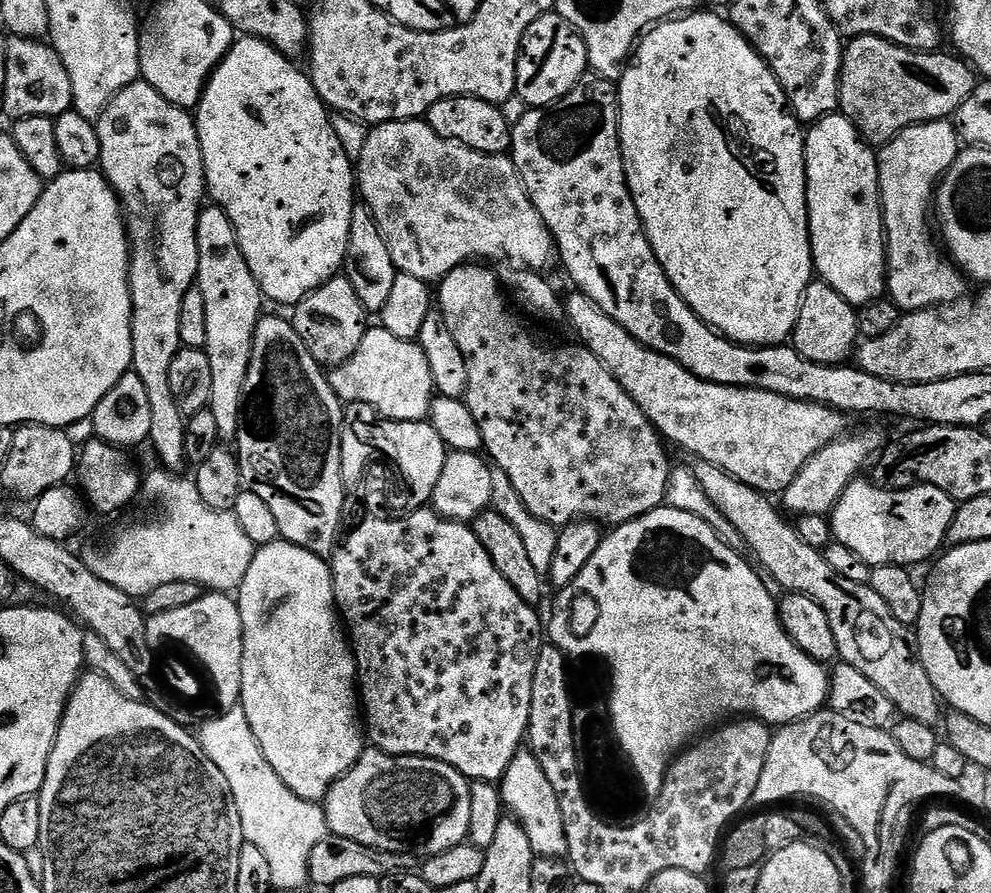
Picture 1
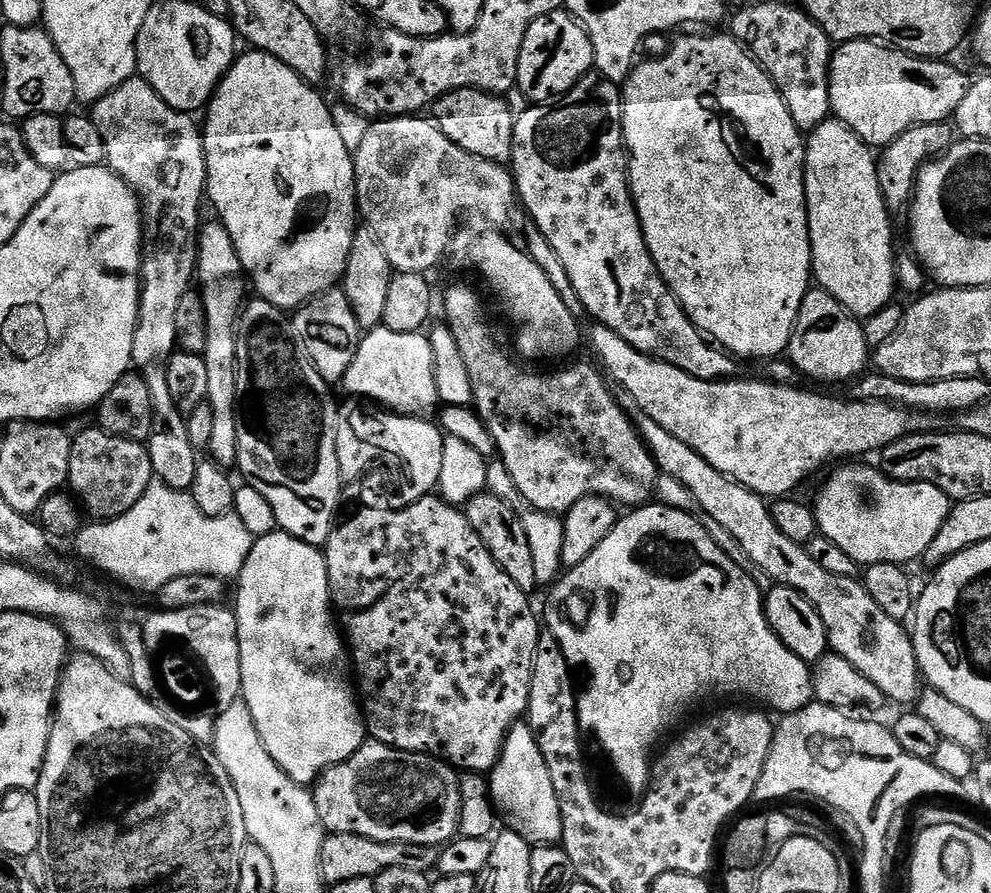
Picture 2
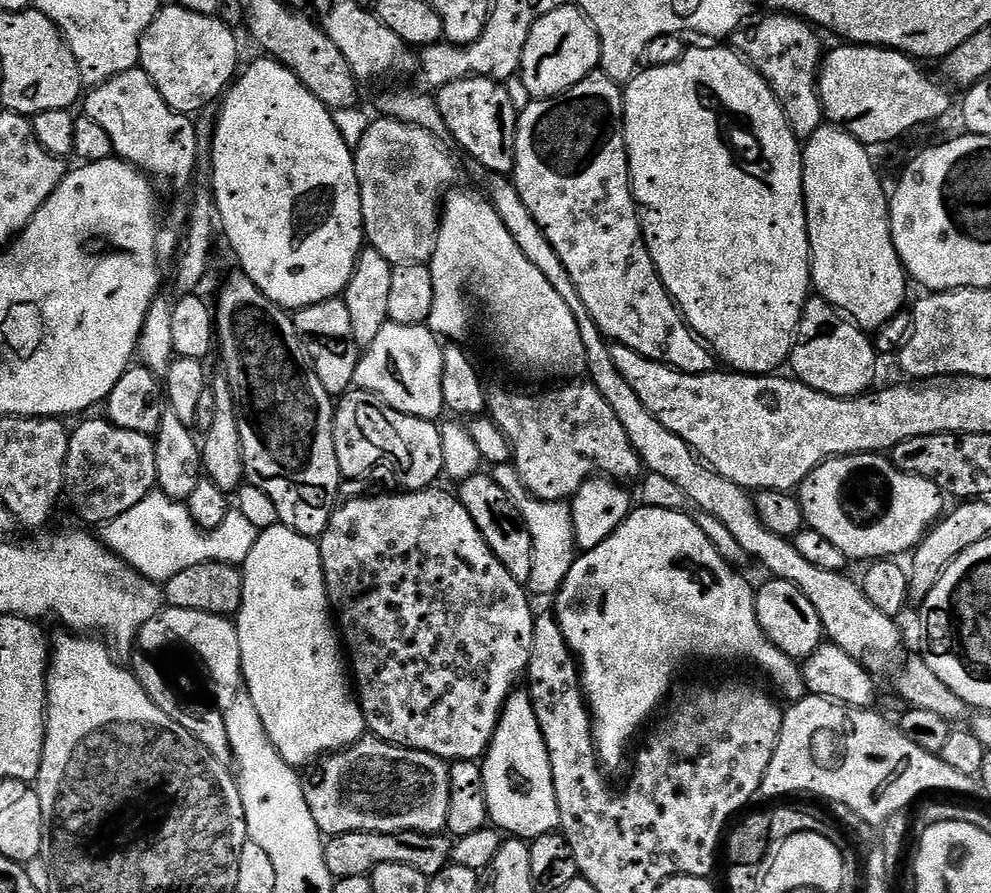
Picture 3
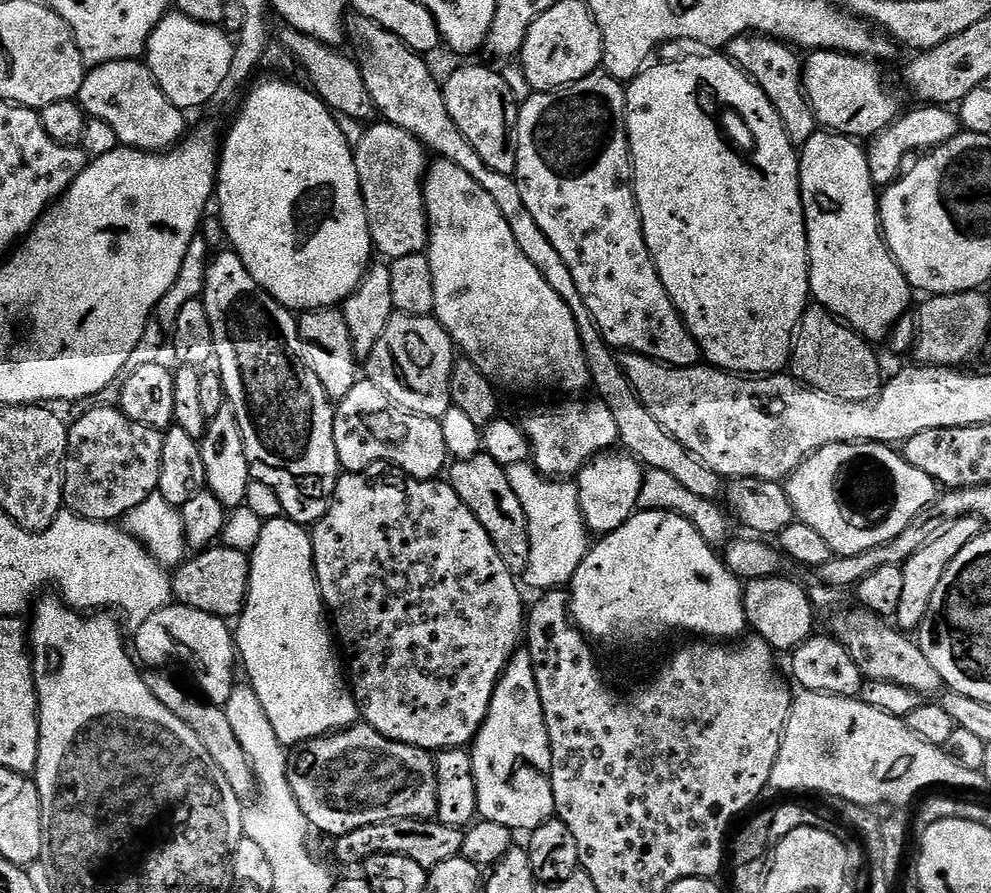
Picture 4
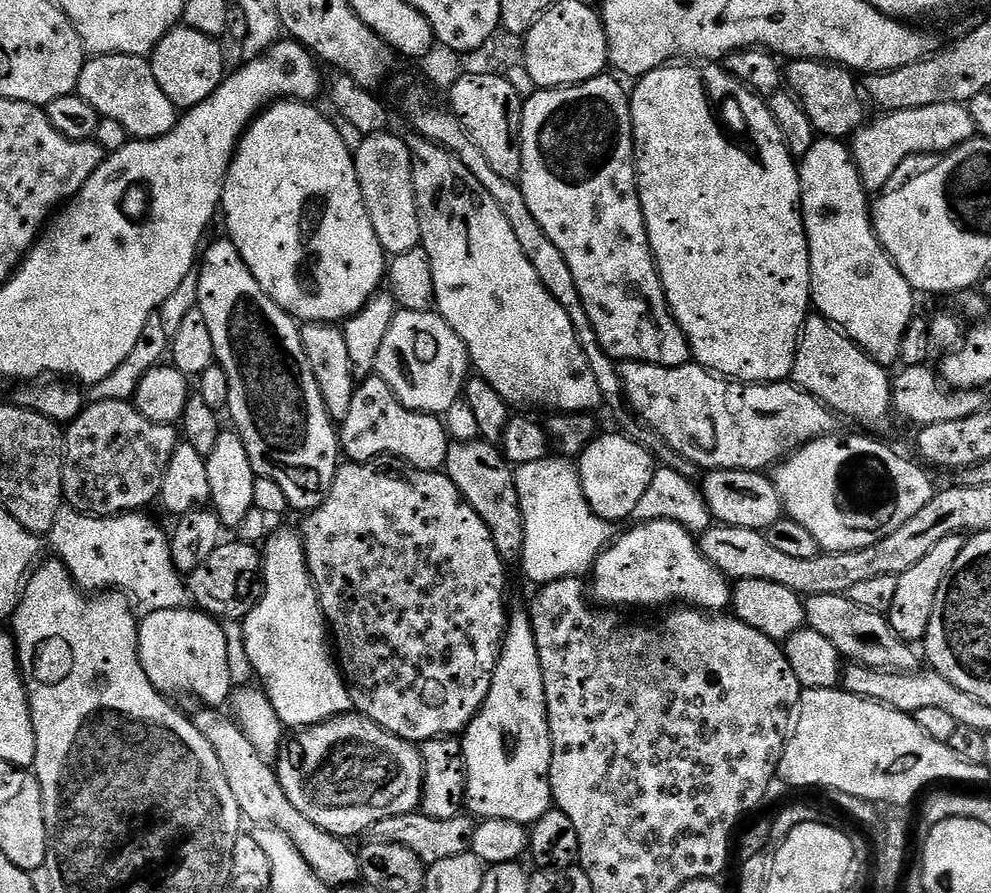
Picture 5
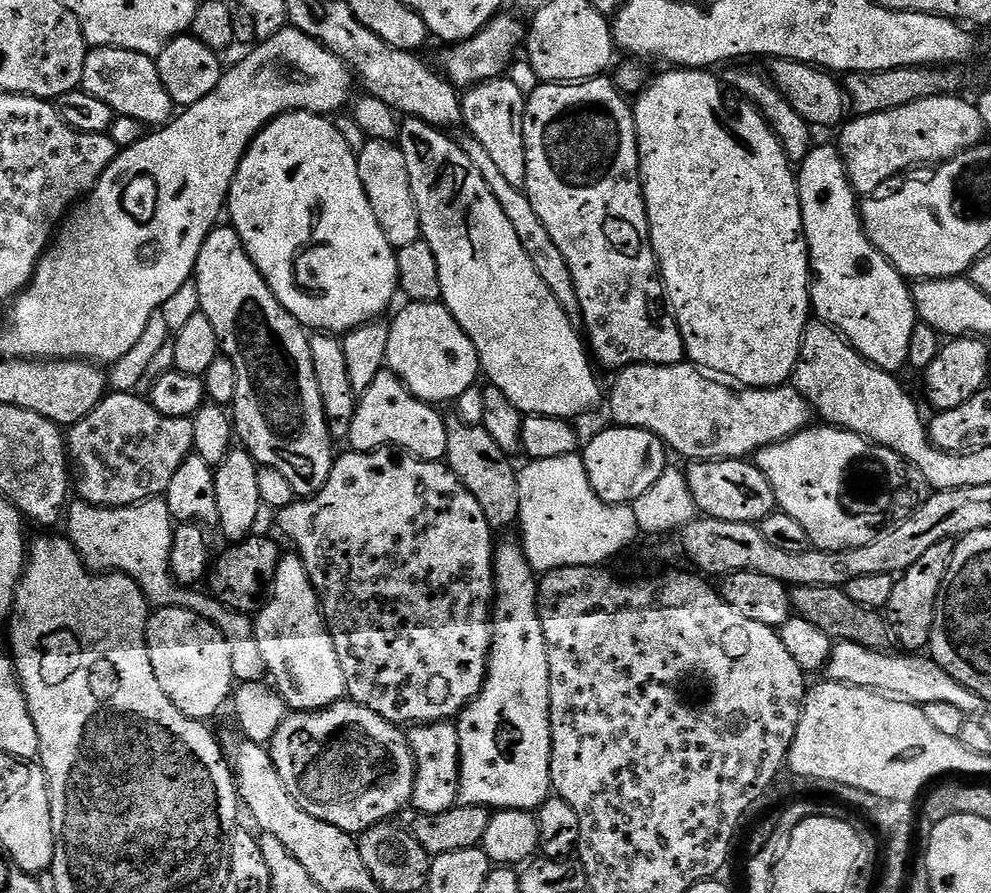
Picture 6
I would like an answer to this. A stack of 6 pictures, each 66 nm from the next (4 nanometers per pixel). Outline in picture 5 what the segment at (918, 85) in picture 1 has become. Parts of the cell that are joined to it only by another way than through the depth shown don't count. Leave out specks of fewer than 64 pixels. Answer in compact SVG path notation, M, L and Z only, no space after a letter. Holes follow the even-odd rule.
M792 60L789 65L786 68L786 87L804 107L821 137L848 138L864 127L866 100L857 77L849 69L827 60Z

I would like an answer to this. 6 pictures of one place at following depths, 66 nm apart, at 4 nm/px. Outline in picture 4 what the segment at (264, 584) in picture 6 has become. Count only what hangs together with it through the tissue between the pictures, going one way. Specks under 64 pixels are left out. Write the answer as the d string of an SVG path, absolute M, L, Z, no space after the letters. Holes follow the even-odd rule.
M227 546L205 548L203 552L185 559L171 573L175 603L202 610L206 614L214 614L225 622L231 621L231 616L232 619L239 617L244 611L244 603L248 600L251 569L252 561L247 552L239 552Z

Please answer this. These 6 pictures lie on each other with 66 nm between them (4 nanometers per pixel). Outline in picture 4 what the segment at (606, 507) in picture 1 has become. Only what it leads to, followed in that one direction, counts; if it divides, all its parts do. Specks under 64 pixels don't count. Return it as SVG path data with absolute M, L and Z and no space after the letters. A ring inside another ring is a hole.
M564 398L561 404L540 408L522 420L524 437L530 445L530 460L541 476L572 478L601 452L615 449L620 443L618 426L610 409L600 400Z

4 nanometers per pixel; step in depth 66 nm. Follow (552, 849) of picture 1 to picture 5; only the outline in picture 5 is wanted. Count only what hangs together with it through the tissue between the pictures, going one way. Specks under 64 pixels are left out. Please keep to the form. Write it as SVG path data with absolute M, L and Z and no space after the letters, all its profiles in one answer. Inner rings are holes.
M527 611L512 612L508 617L508 630L504 634L504 642L500 645L500 661L494 670L494 678L490 686L490 694L486 702L480 707L480 713L474 717L468 727L462 733L462 747L464 750L464 768L468 772L468 794L466 808L473 817L480 820L505 820L506 822L518 822L525 826L536 823L542 814L546 814L553 807L552 791L550 790L550 758L552 757L552 735L548 725L548 707L546 706L546 690L542 682L542 666L538 658L538 642L534 642L534 630L532 629L532 617Z

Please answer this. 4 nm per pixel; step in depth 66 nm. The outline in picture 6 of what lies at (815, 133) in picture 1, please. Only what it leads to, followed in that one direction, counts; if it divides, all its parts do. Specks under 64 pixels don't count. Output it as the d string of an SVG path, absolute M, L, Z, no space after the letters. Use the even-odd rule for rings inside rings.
M824 144L821 146L813 147L811 154L806 157L801 164L798 165L798 183L800 186L800 209L802 210L802 218L804 219L804 237L808 239L808 255L810 257L810 308L811 311L814 313L815 319L817 321L823 322L831 326L831 328L835 328L839 331L840 335L844 337L845 340L848 341L849 344L852 345L852 349L858 353L859 356L862 358L866 358L871 364L876 368L881 368L882 370L886 370L887 372L896 374L899 373L899 368L902 369L907 365L908 362L908 355L910 354L910 334L914 334L914 326L918 323L918 317L916 314L916 303L912 300L912 293L910 291L910 284L905 277L901 276L900 272L896 269L895 266L889 262L883 256L881 252L874 247L870 241L868 240L868 236L864 233L864 223L860 220L860 204L858 203L858 193L852 189L852 183L848 181L848 171L846 170L846 166L844 165L844 160L840 157L840 149L839 147L833 146L832 148L828 144Z

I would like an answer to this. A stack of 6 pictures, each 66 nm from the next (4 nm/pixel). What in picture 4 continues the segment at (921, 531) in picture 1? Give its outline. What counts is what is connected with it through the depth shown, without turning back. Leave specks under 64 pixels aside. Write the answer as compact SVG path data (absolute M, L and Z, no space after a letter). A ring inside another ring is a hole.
M831 444L808 456L786 481L786 491L795 519L811 526L838 556L862 554L872 546L882 546L904 530L918 514L936 501L938 485L930 474L922 474L918 466L910 466L895 447L886 444Z

